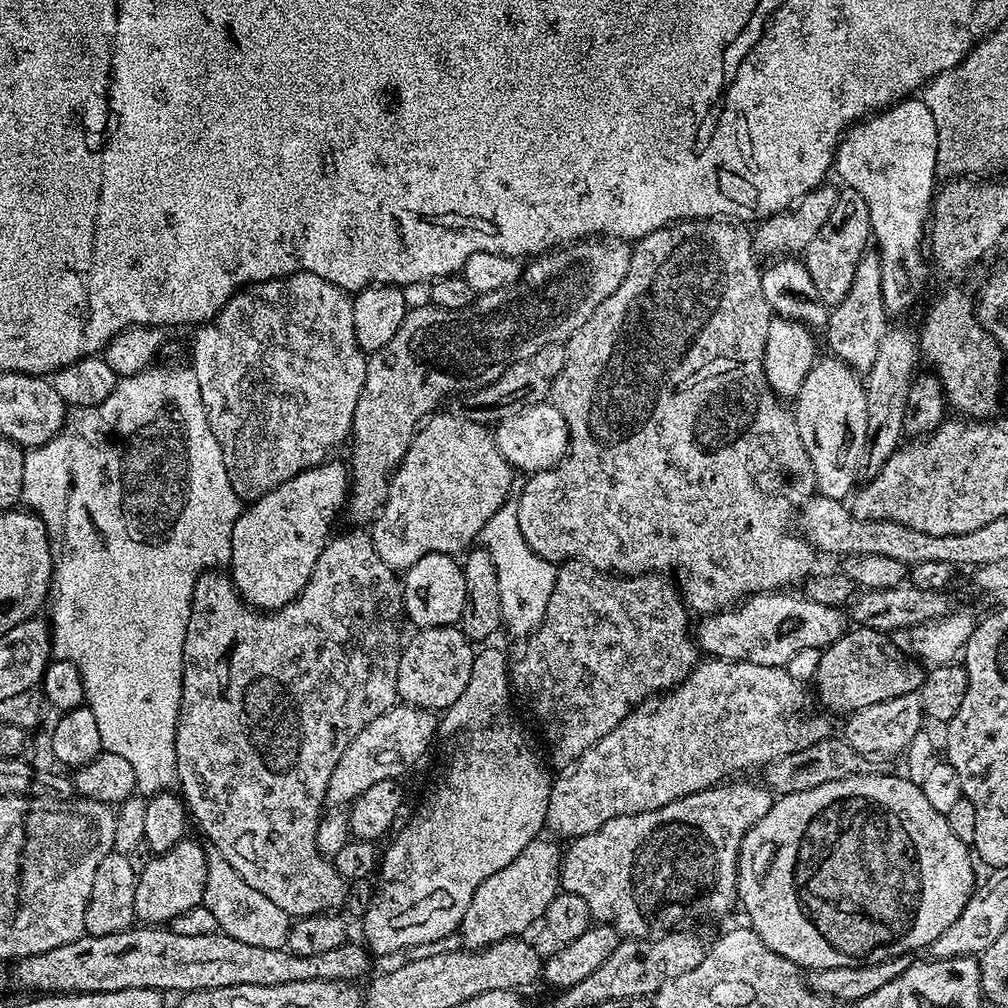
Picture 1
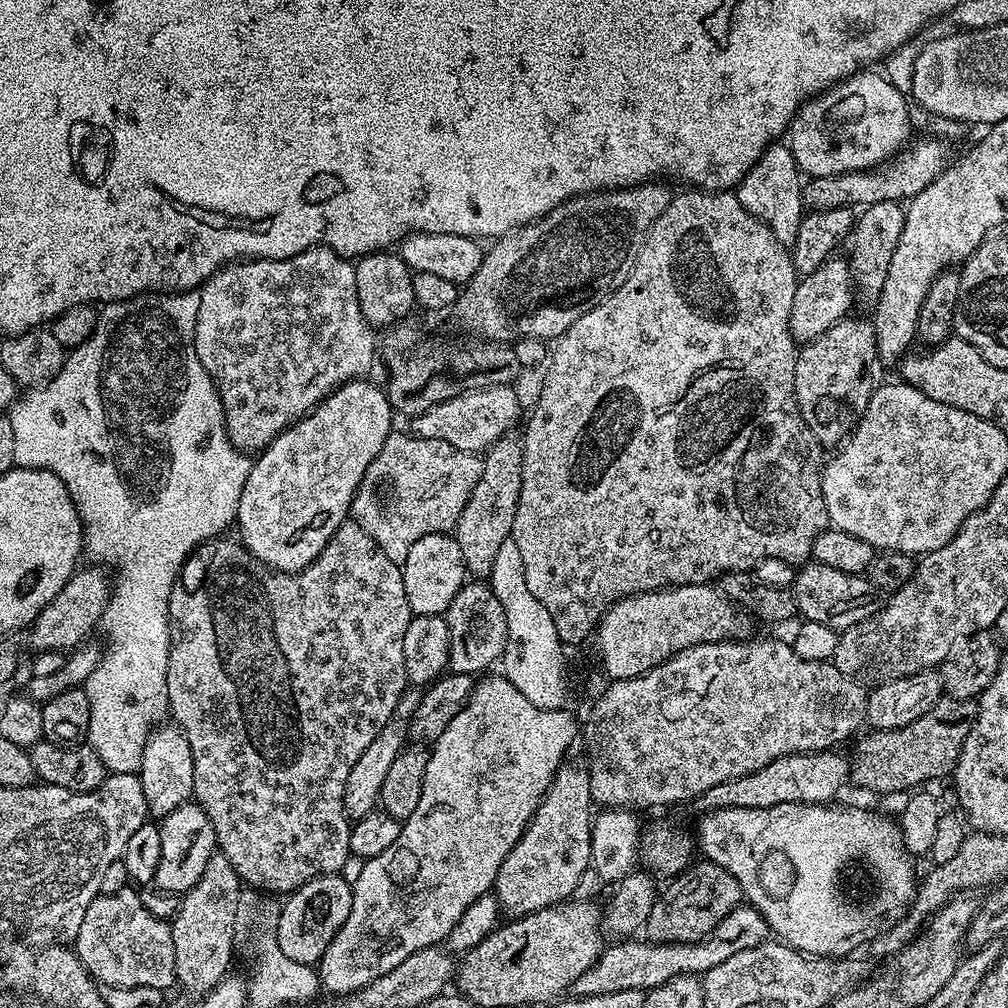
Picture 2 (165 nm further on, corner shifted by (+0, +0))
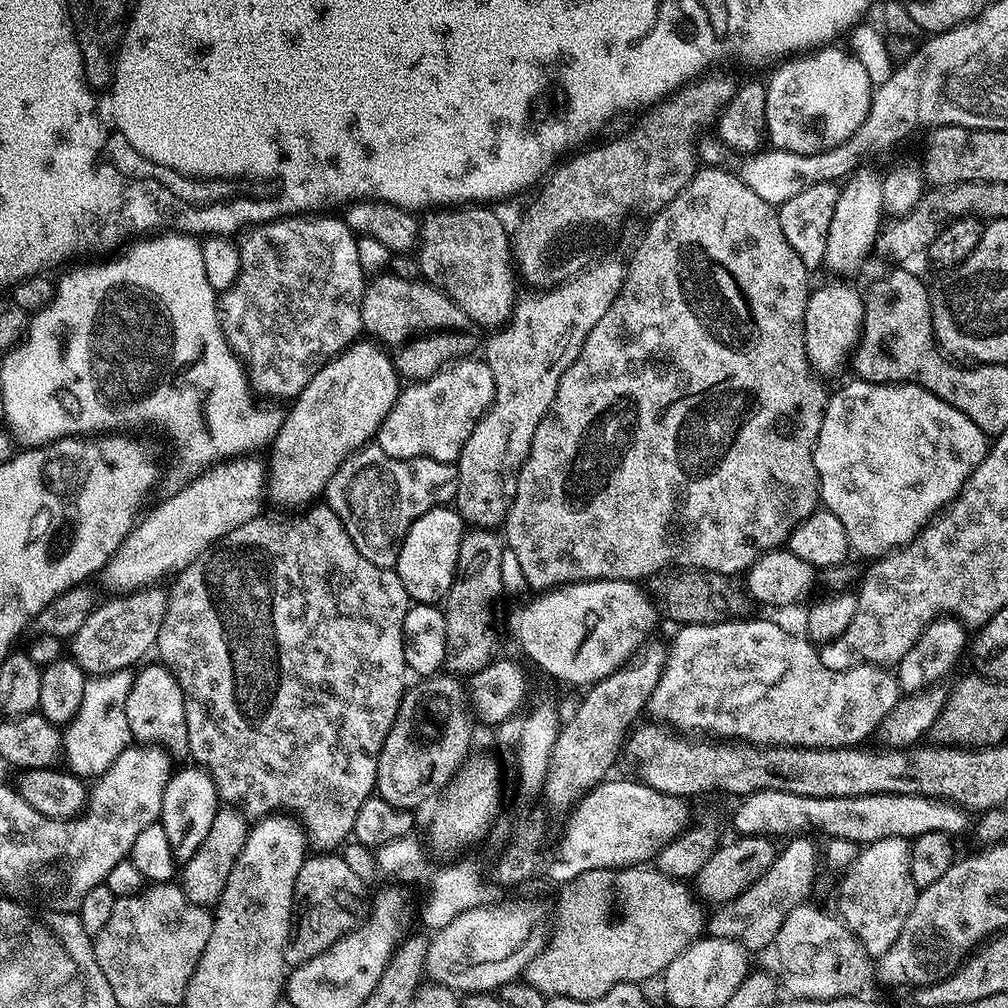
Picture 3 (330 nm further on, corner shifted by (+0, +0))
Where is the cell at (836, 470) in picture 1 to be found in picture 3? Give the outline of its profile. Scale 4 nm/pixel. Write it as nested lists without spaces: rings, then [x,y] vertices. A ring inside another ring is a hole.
[[[848,282],[828,284],[825,288],[811,289],[806,302],[804,315],[804,345],[806,358],[812,371],[821,378],[836,376],[850,364],[850,357],[855,353],[856,343],[860,340],[860,332],[864,328],[863,295],[848,285]]]

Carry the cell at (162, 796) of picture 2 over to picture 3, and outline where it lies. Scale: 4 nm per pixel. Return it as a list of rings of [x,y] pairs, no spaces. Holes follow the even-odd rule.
[[[147,664],[139,669],[140,673],[132,676],[130,694],[126,698],[126,718],[133,741],[143,742],[148,746],[159,746],[173,758],[187,757],[188,731],[182,686],[178,686],[174,674],[163,664]]]

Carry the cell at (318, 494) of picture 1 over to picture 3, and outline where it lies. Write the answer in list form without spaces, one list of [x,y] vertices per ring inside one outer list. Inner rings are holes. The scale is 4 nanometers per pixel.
[[[361,339],[330,362],[326,362],[326,366],[322,366],[322,370],[318,370],[318,374],[310,378],[306,390],[302,390],[291,401],[292,409],[284,412],[282,426],[272,439],[272,457],[266,460],[267,499],[271,503],[273,500],[280,508],[300,510],[311,505],[317,499],[315,496],[319,492],[321,495],[327,489],[330,478],[334,478],[345,460],[359,452],[375,437],[386,414],[390,414],[394,402],[400,397],[401,387],[402,380],[392,364],[392,357],[379,343],[371,339]]]

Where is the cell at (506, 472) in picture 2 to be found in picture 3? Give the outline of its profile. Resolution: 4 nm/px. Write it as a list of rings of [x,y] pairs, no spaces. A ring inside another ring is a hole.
[[[612,260],[606,261],[605,264],[600,263],[593,263],[587,270],[572,276],[555,288],[528,294],[532,296],[526,297],[525,300],[523,297],[517,303],[511,320],[503,328],[493,331],[484,352],[482,348],[483,359],[488,361],[490,374],[494,374],[494,398],[478,426],[474,426],[474,434],[466,438],[466,446],[462,446],[459,460],[455,461],[458,490],[454,507],[456,513],[464,519],[465,525],[473,529],[496,530],[503,525],[516,493],[516,479],[534,442],[534,430],[538,430],[542,418],[550,410],[554,394],[558,390],[558,382],[562,382],[562,374],[566,374],[568,367],[576,361],[590,330],[594,330],[598,318],[602,318],[602,314],[610,310],[614,298],[620,292],[625,265],[615,264]]]

